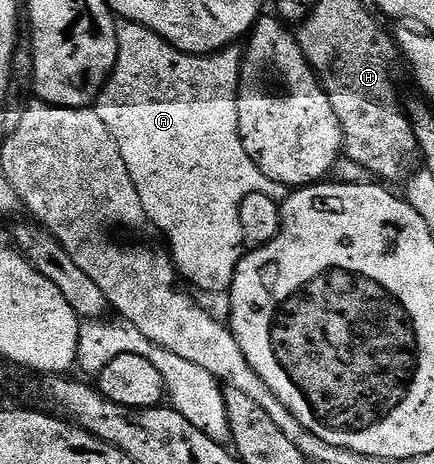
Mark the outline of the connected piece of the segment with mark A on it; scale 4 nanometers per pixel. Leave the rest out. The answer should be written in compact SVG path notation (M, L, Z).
M125 19L118 21L116 39L118 58L98 96L96 111L104 119L104 127L112 131L120 155L124 155L128 175L132 175L140 203L144 203L147 222L166 232L165 244L175 266L182 267L189 257L210 257L210 269L202 273L202 285L210 293L225 294L244 256L240 203L244 203L251 191L275 198L284 189L280 183L259 173L248 151L242 149L238 79L242 75L243 50L231 47L209 55L182 53L167 45L156 31Z

